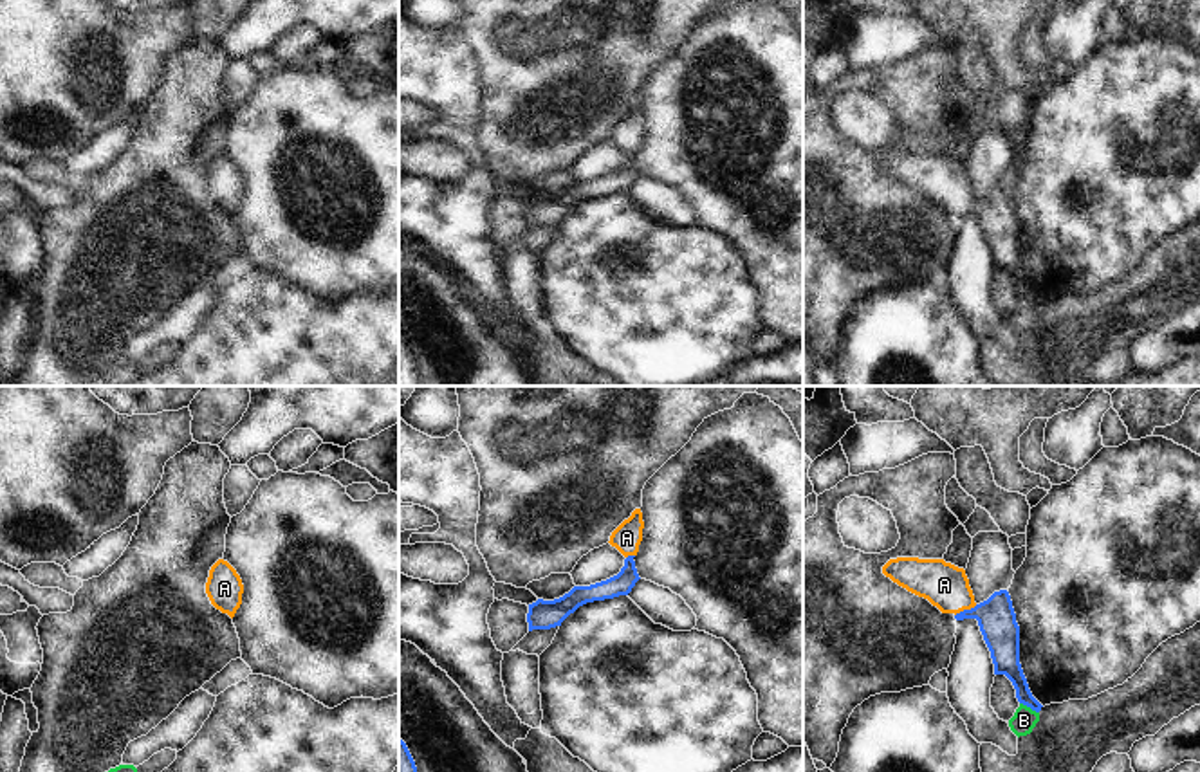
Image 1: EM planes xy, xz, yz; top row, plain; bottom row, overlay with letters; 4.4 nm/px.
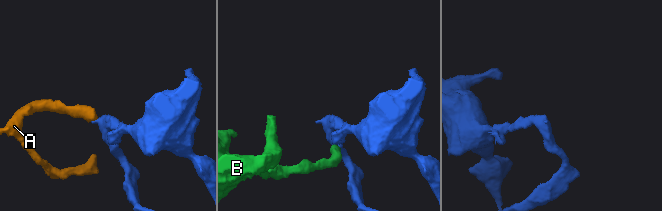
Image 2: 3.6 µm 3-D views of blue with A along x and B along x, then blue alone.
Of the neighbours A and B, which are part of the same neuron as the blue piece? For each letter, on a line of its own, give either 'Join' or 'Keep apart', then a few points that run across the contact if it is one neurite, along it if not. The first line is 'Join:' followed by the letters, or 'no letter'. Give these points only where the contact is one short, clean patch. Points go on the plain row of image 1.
Join: A
A: Join. Line: yz (996, 215), (986, 208), (966, 206), (944, 181)
B: Keep apart. Line: yz (1020, 298), (1038, 309).

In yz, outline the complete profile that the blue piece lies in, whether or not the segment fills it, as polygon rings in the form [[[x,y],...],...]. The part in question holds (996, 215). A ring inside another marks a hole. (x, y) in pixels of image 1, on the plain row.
[[[897,153],[882,162],[882,170],[908,188],[928,195],[942,209],[956,216],[976,215],[991,247],[994,271],[1005,271],[1020,299],[1039,308],[1020,260],[1020,222],[1007,186],[994,188],[976,200],[964,164],[944,155]]]

